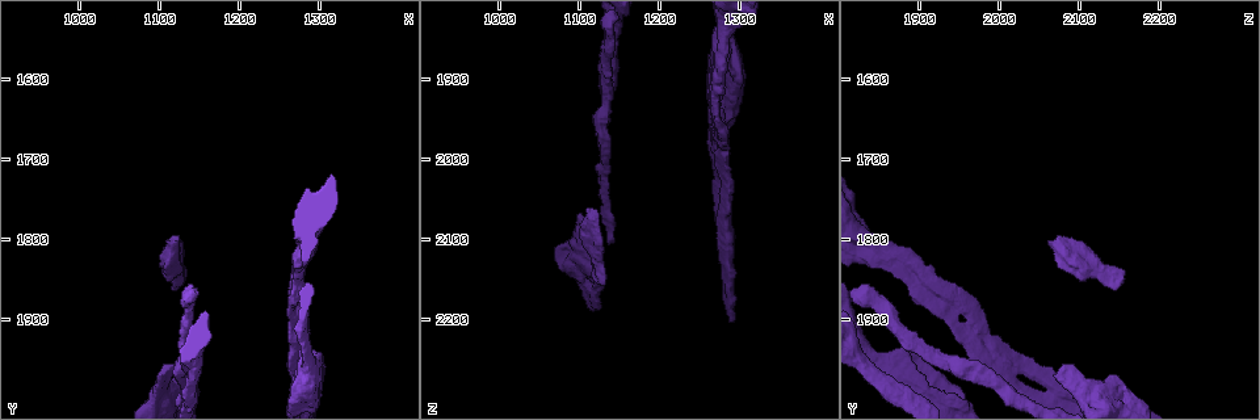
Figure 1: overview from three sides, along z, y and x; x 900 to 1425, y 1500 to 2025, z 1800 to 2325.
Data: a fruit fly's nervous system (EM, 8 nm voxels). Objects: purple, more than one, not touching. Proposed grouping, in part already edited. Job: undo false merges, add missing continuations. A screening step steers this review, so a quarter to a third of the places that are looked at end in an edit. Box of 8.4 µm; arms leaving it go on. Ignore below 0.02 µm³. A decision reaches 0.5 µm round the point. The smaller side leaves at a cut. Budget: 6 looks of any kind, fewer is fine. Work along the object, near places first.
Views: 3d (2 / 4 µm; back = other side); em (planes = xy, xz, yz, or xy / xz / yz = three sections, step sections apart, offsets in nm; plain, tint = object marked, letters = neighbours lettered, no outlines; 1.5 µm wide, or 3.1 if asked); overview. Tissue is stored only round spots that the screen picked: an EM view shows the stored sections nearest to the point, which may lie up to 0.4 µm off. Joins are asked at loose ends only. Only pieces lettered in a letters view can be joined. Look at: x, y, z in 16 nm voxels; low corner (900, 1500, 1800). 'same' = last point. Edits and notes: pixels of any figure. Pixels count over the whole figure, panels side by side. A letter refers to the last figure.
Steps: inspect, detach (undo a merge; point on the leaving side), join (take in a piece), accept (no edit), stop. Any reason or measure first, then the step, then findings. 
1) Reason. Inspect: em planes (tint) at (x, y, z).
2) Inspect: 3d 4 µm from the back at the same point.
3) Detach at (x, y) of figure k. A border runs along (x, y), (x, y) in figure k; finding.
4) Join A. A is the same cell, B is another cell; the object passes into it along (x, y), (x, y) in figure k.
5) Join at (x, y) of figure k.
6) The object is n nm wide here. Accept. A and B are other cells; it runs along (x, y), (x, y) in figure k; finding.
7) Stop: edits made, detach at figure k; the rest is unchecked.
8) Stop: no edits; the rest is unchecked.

Inspect: em planes (letters) at (1115, 1960, 2080).

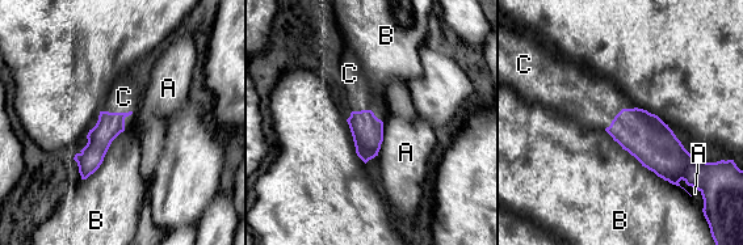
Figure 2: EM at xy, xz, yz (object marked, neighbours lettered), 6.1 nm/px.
Join C. C is the same cell, A and B are other cells; the object passes into it along (643, 135), (618, 113), (584, 92) in figure 2; it goes on there.

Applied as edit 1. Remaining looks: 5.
See it whole again. Inspect: overview.

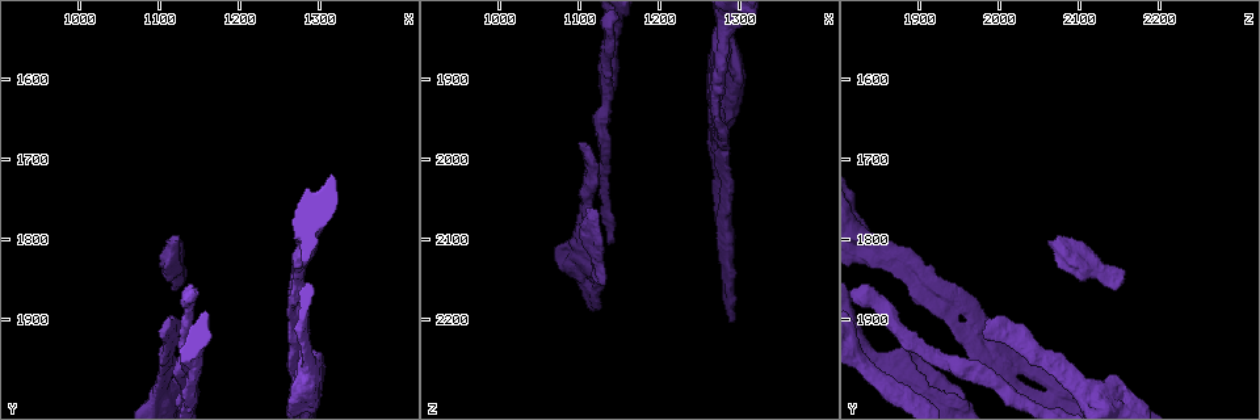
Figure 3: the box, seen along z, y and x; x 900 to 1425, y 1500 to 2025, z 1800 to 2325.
Branch stops here. Inspect: em planes (letters) at (1125, 1855, 2160).

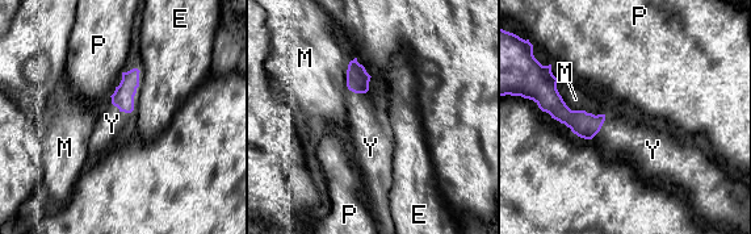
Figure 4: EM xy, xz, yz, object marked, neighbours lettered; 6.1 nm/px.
Join Y. Y is the same cell, E, M and P are other cells; the object passes into it along (124, 95), (133, 97), (112, 124) in figure 4; it goes on there.

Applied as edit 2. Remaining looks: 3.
Redraw. Inspect: overview.

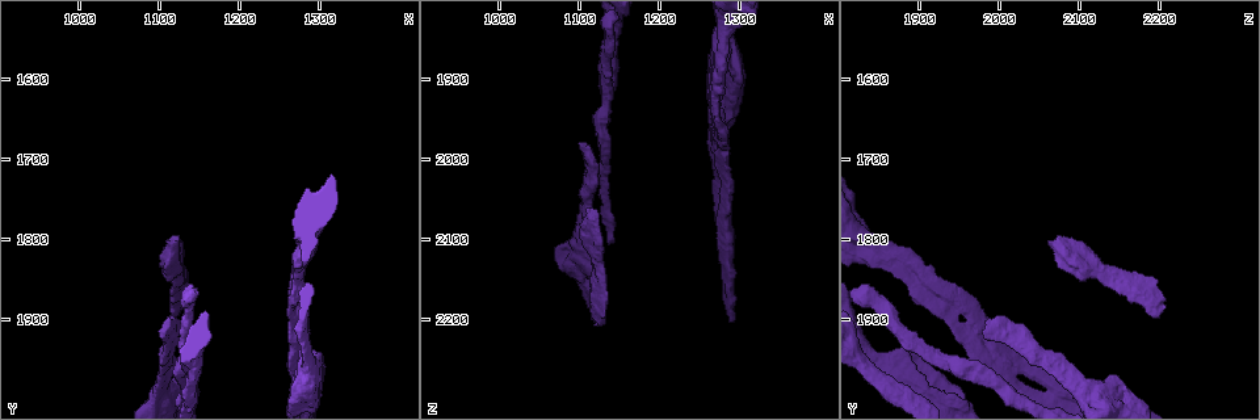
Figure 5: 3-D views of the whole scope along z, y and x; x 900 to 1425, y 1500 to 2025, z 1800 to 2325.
Free end. Inspect: em xz step 4 (plain) at (1110, 1800, 2065).

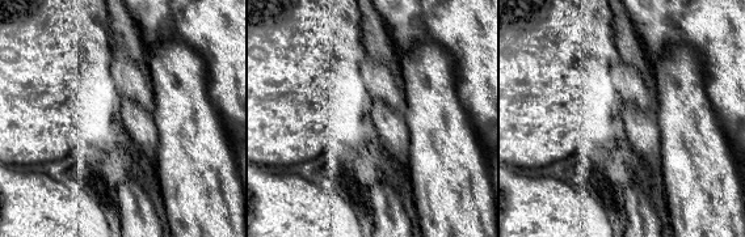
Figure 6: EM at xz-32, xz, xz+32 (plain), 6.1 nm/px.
Inspect: em xz step 4 (letters) at the same point.

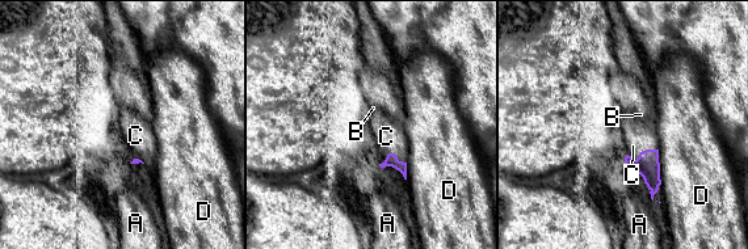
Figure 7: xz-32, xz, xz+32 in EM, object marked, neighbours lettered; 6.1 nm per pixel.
Join C. C is the same cell, A, B and D are other cells; the object passes into it along (647, 164), (641, 152), (637, 135) in figure 7; the neuron continues.

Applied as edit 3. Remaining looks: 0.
Stop: edits made, join at figure 2, join at figure 4, join at figure 7; the rest is unchecked.

